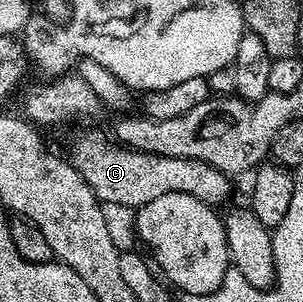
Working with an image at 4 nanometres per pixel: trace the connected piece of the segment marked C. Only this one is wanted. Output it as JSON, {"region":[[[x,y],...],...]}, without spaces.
{"region":[[[83,133],[71,145],[69,160],[72,167],[89,183],[103,205],[121,204],[133,210],[161,195],[184,193],[194,195],[207,205],[219,207],[231,197],[232,178],[204,161],[181,159],[169,155],[153,155],[140,149],[129,149],[118,140],[103,133]]]}

